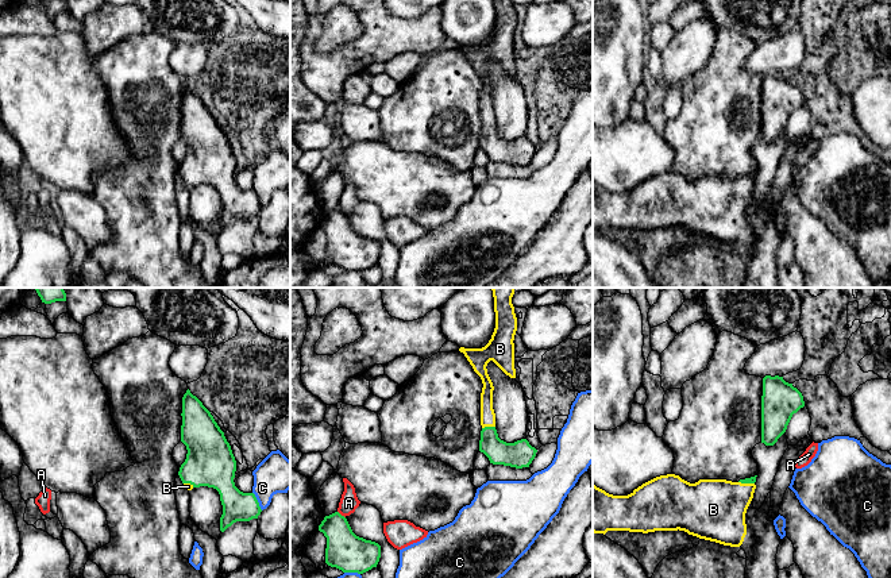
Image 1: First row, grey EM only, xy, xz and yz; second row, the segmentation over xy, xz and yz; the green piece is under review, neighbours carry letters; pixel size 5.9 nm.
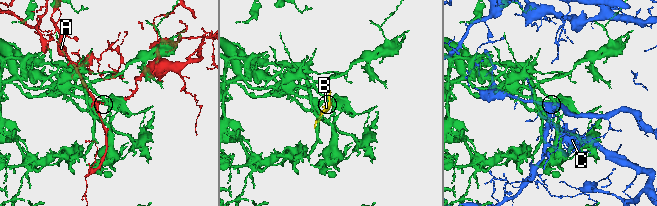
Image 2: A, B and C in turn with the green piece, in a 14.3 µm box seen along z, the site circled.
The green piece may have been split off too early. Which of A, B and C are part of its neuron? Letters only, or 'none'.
B

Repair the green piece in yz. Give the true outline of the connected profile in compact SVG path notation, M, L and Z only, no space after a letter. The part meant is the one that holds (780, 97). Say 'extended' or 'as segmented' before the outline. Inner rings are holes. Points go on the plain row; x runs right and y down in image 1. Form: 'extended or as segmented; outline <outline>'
as segmented; outline M765 73L761 93L761 140L774 143L786 130L792 112L803 104L803 93L792 81L779 73Z

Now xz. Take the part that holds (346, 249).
as segmented; outline M339 209L325 213L319 228L327 235L325 261L343 270L363 271L377 265L381 243L356 234Z

